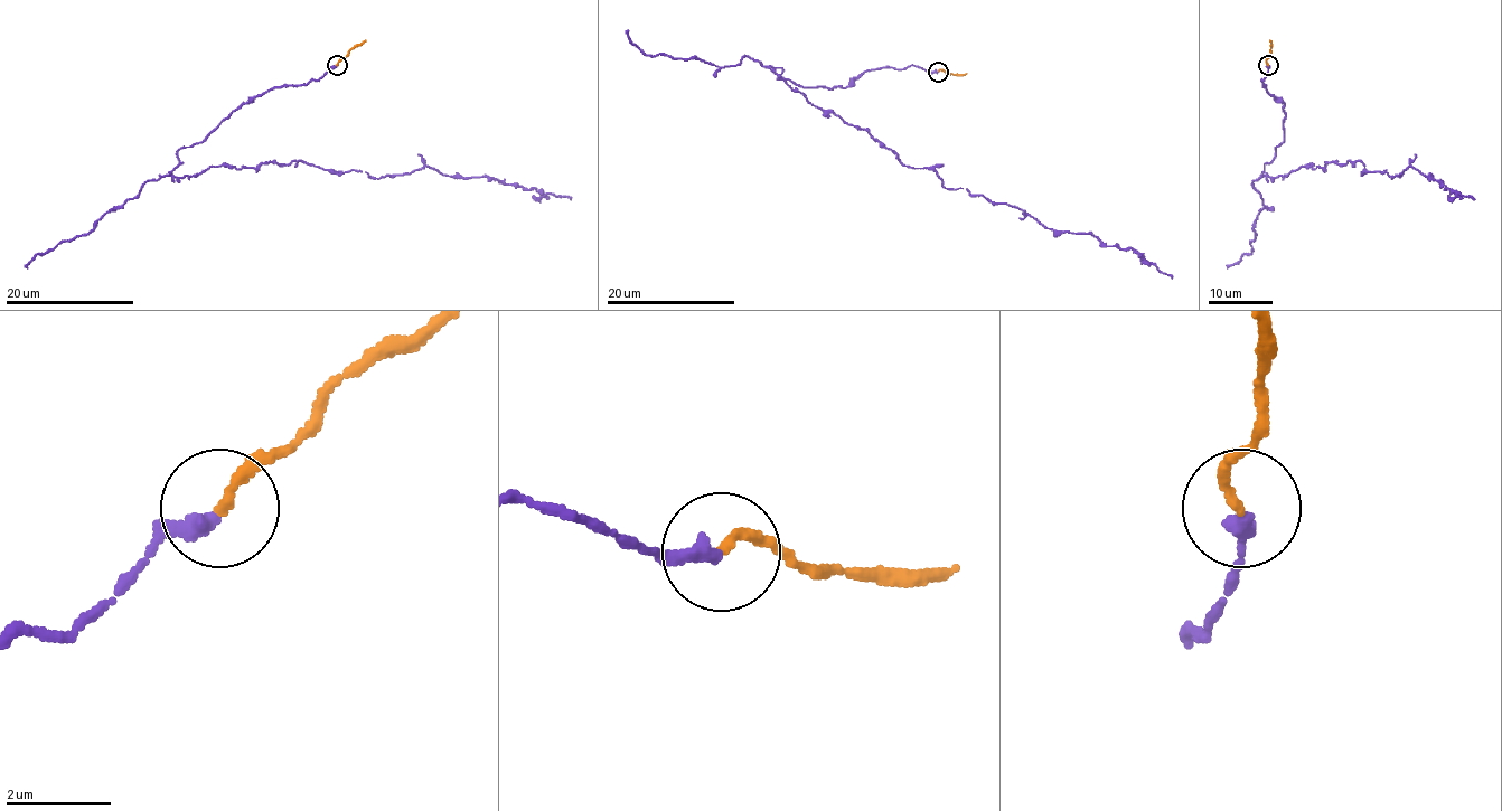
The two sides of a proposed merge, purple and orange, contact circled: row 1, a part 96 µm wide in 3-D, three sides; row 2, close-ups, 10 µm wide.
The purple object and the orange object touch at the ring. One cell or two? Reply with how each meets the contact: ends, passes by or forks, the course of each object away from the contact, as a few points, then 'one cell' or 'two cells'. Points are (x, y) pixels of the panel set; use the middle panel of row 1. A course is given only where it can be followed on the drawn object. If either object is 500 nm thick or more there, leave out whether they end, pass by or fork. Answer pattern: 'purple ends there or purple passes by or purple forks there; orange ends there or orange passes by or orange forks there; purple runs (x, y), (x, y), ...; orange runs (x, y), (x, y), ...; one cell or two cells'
purple ends there; orange ends there; purple runs (938, 71), (876, 68), (803, 87), (772, 69), (946, 188), (1136, 250), (1171, 277); orange runs (938, 71), (967, 73); one cell

